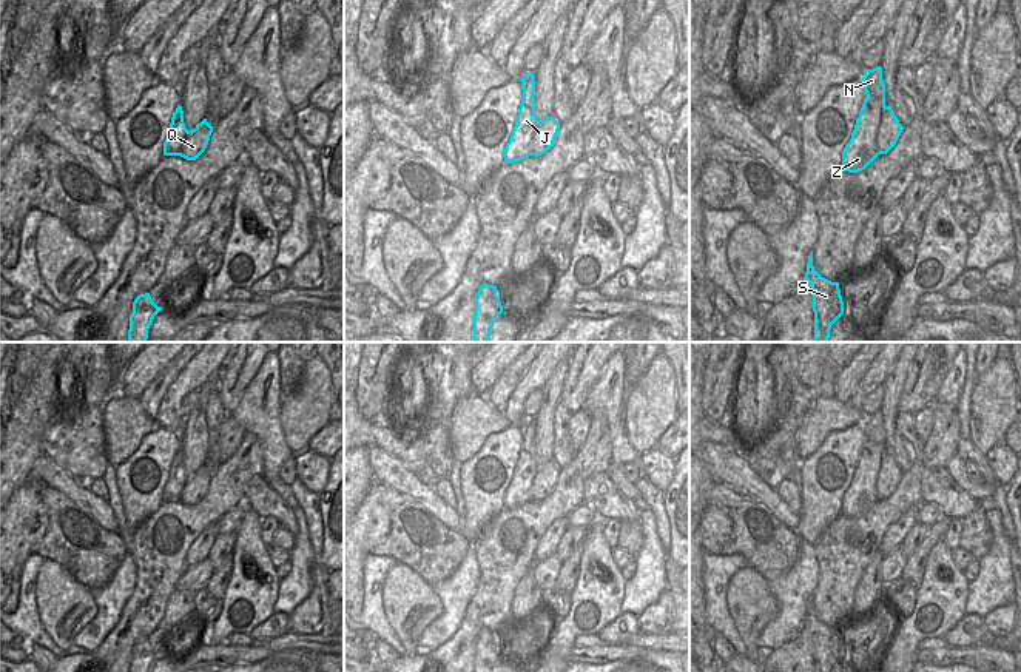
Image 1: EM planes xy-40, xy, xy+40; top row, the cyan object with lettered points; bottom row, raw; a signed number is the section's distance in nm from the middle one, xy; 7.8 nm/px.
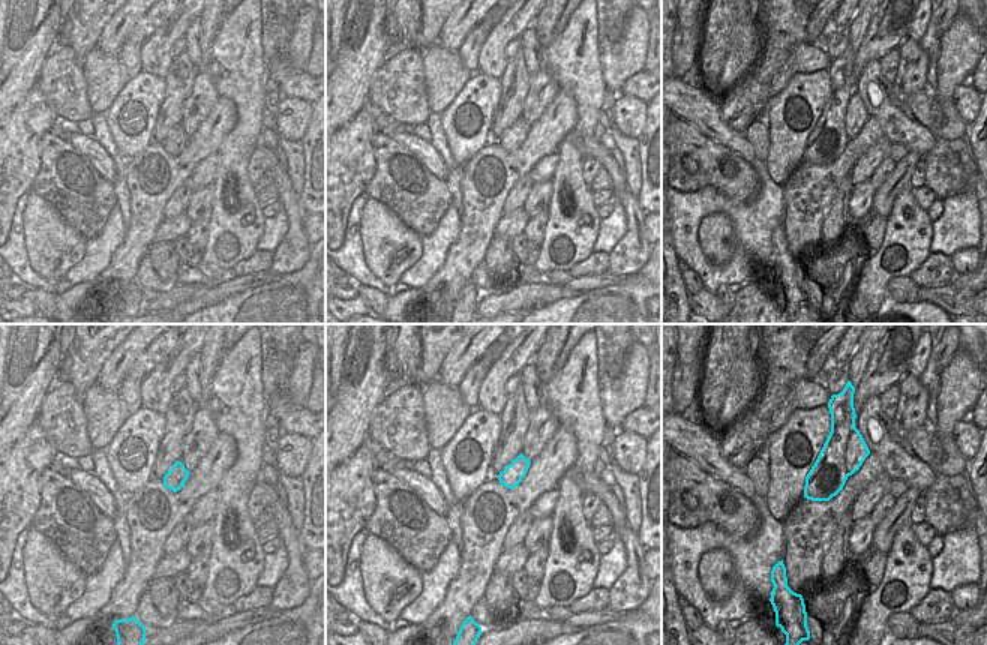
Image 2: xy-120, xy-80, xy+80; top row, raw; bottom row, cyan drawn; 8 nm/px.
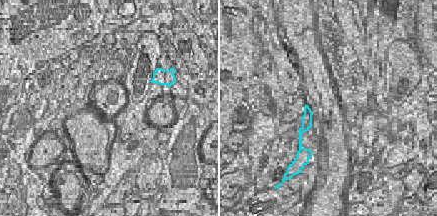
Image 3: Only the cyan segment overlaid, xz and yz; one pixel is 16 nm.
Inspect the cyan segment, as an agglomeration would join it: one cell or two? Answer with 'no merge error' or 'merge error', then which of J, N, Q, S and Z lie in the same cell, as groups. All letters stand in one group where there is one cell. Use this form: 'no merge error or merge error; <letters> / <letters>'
merge error; J N S Z / Q

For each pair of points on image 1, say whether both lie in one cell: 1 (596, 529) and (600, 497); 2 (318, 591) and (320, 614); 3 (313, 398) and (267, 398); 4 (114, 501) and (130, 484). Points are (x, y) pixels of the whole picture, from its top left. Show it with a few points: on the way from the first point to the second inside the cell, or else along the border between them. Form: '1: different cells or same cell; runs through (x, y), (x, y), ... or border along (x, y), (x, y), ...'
1: different cells; border along (597, 517), (602, 521)
2: same cell; runs through (318, 597), (318, 608)
3: different cells; border along (281, 398), (281, 430), (284, 433)
4: different cells; border along (114, 467), (122, 514), (133, 530)

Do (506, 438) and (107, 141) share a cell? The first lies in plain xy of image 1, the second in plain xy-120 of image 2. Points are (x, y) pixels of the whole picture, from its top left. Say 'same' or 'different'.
different

